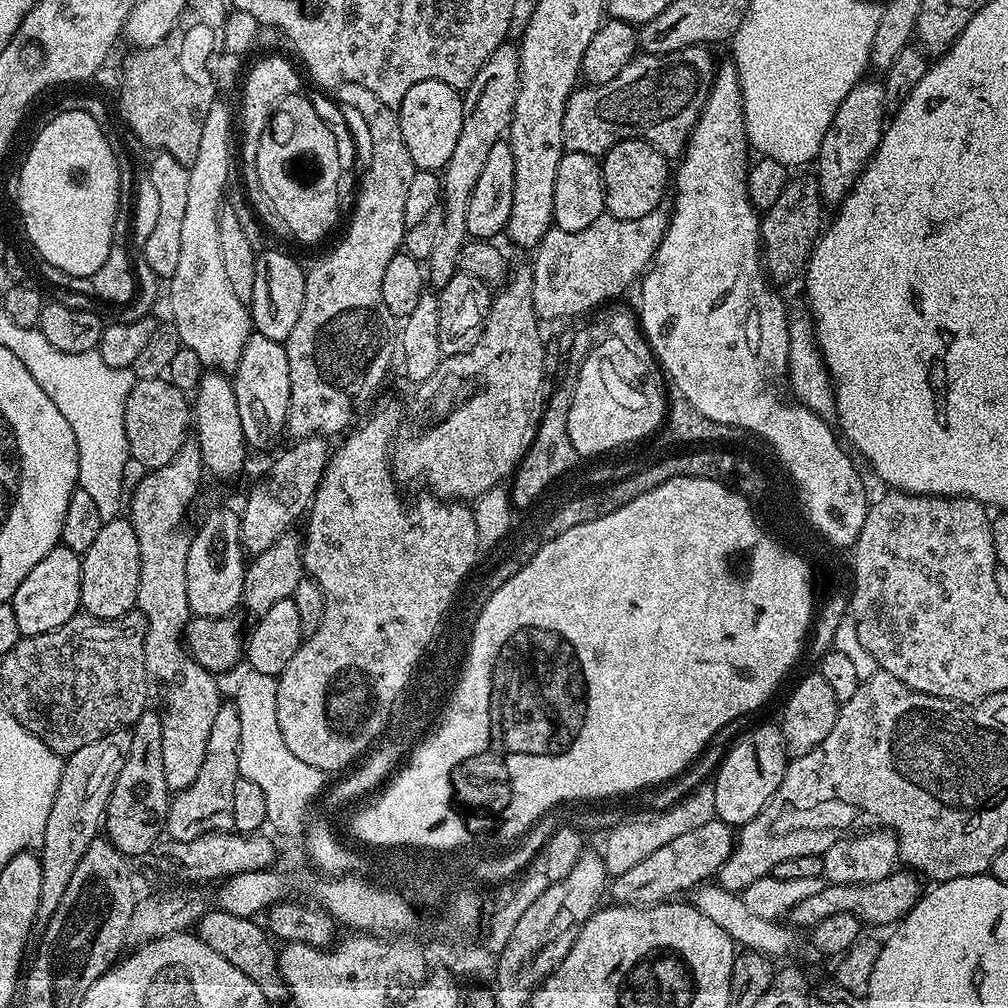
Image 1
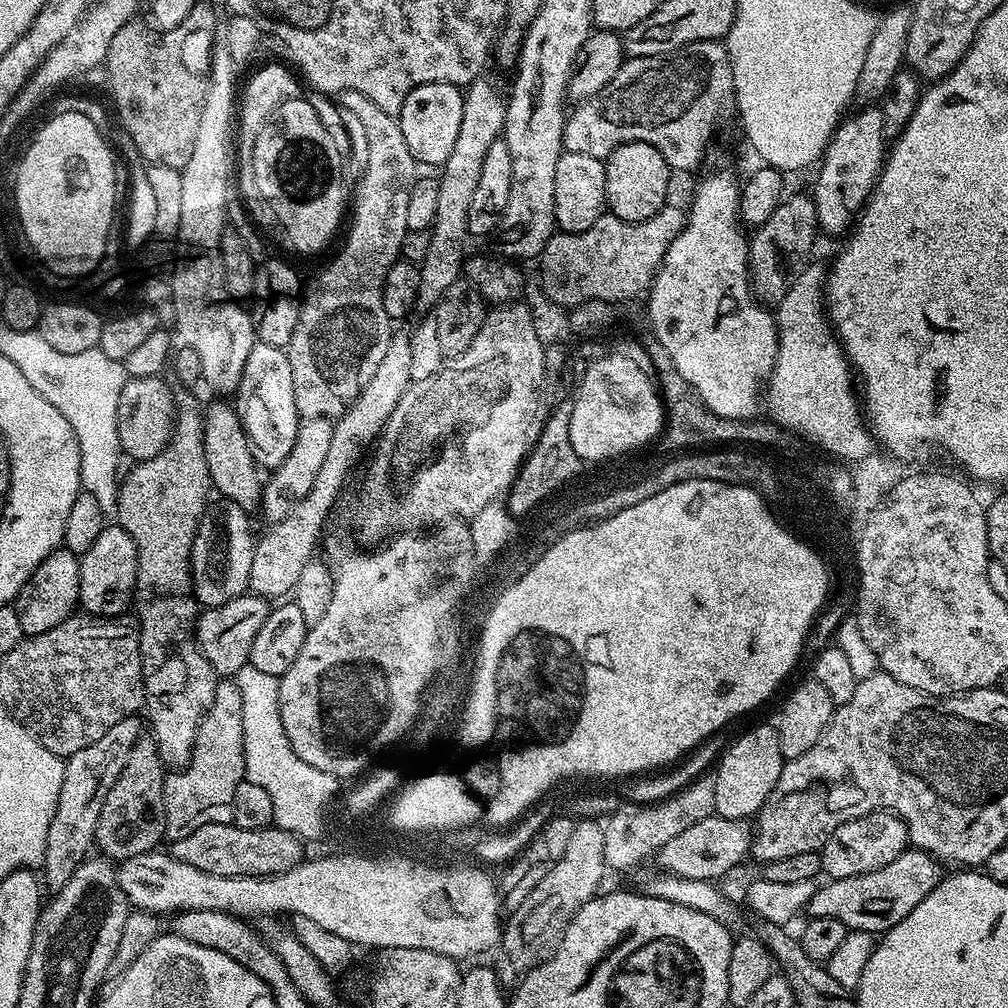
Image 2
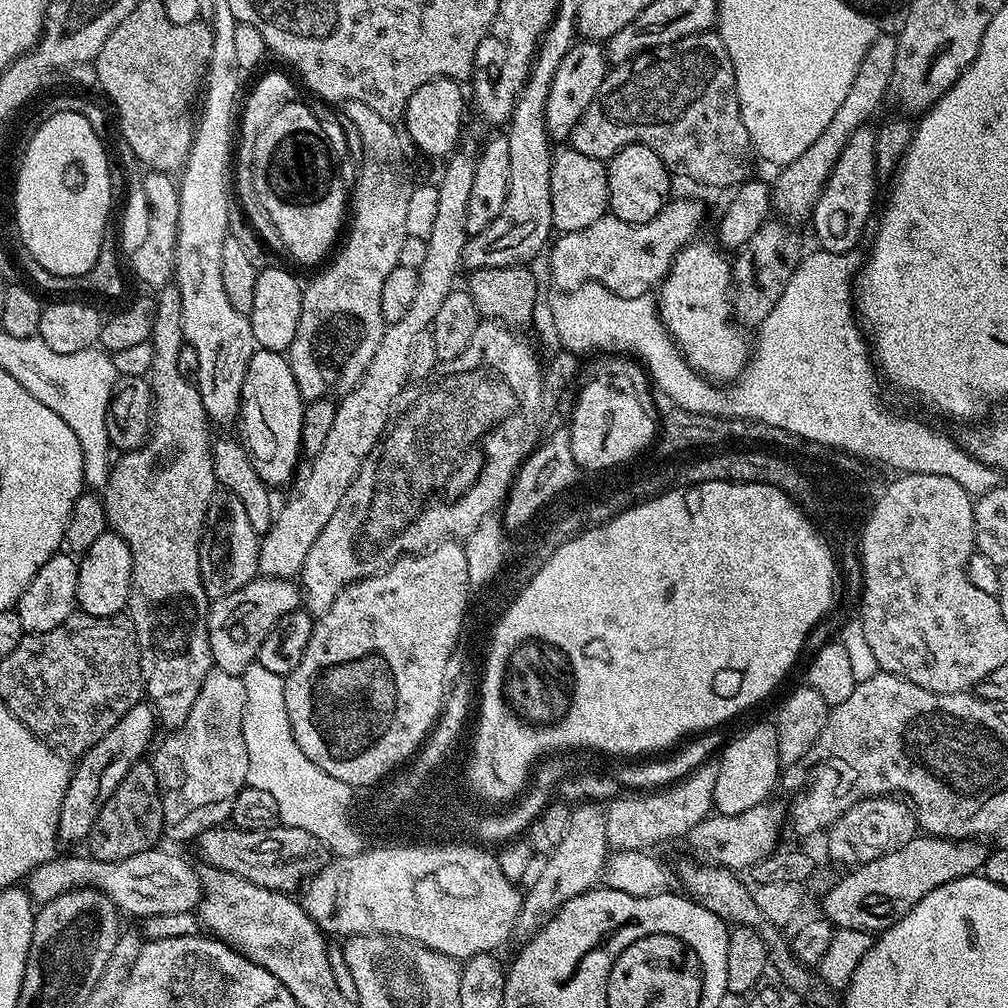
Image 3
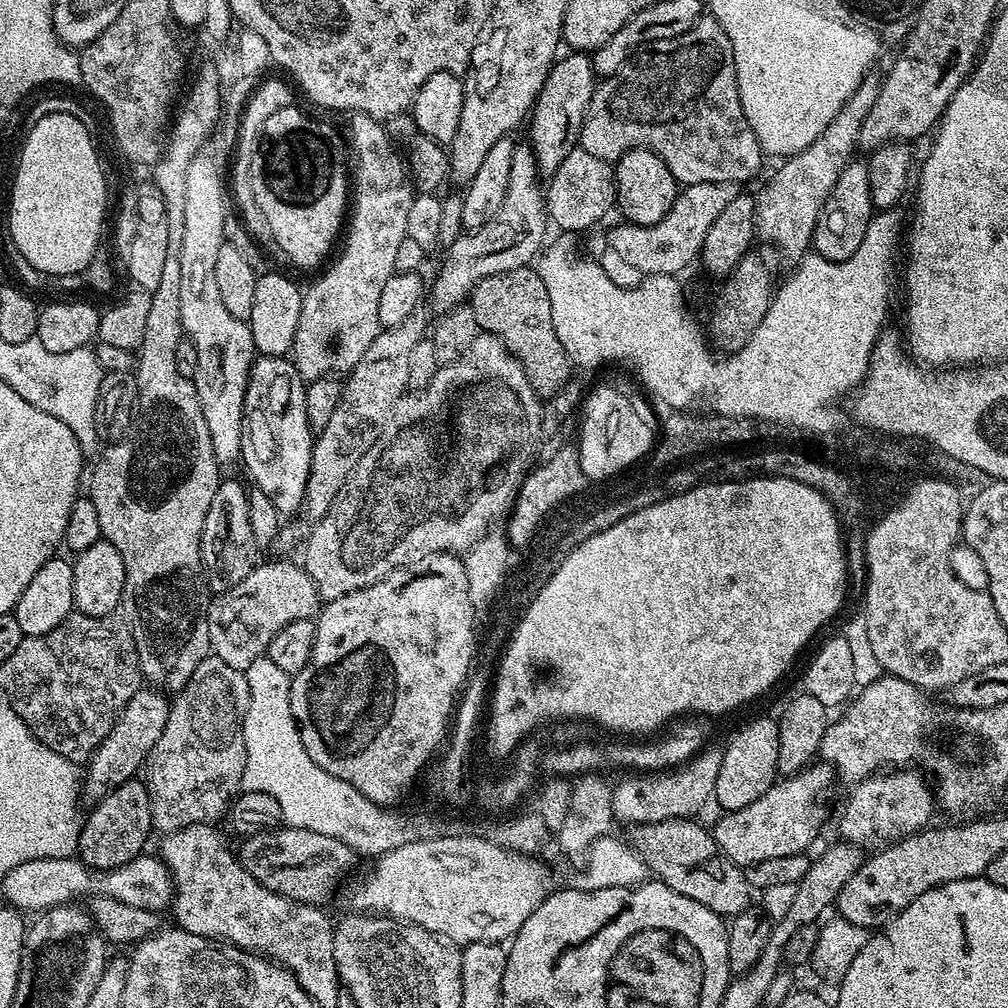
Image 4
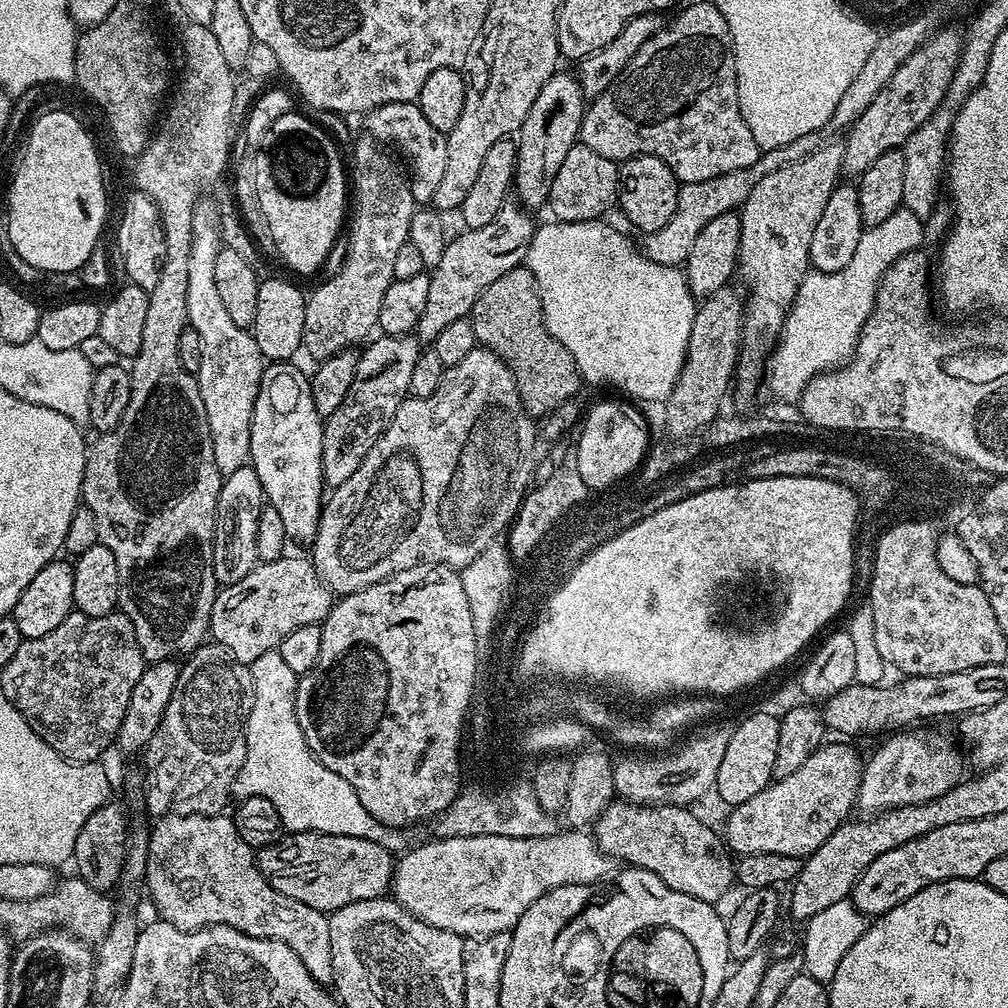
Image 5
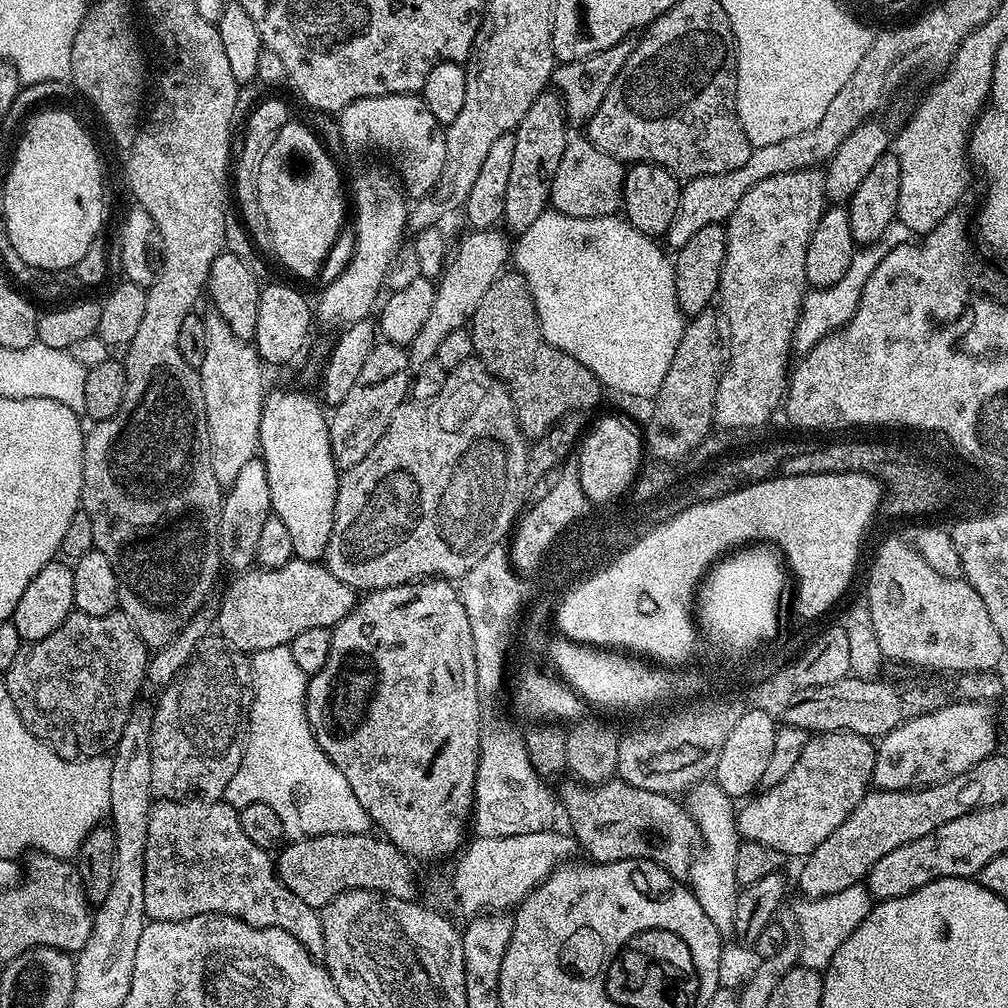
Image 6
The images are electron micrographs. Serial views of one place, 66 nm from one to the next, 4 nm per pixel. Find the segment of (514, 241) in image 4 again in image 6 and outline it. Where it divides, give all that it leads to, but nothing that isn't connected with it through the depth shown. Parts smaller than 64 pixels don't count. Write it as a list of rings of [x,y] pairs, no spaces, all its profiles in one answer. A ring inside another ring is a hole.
[[[472,230],[467,234],[469,236],[457,246],[453,256],[451,253],[439,280],[435,281],[434,307],[431,308],[430,314],[426,317],[422,330],[418,330],[414,342],[406,345],[408,362],[413,369],[426,366],[426,362],[436,359],[438,345],[452,331],[465,327],[471,321],[478,302],[482,302],[482,294],[486,294],[486,290],[490,290],[490,286],[494,286],[496,279],[504,275],[509,267],[510,240],[508,244],[507,238],[509,239],[509,237],[503,231]]]

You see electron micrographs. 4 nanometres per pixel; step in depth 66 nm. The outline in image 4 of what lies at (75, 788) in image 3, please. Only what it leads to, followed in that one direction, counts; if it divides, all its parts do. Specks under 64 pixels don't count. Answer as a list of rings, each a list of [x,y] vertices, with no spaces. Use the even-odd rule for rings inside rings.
[[[148,686],[141,688],[130,698],[130,702],[124,707],[124,711],[116,725],[110,730],[108,737],[101,742],[99,748],[92,753],[90,763],[87,765],[86,788],[96,795],[103,797],[109,791],[110,786],[124,783],[125,780],[135,777],[136,772],[145,767],[150,750],[158,738],[162,738],[162,730],[166,730],[166,718],[170,714],[170,700],[166,695],[155,692]]]

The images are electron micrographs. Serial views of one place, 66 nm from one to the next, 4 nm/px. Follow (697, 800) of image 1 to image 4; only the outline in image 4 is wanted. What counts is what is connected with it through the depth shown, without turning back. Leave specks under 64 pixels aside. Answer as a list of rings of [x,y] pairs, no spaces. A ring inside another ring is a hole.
[[[708,746],[703,751],[697,753],[689,762],[681,764],[669,771],[658,771],[651,774],[628,774],[625,780],[615,781],[612,784],[612,819],[620,820],[627,826],[638,824],[657,824],[667,820],[686,820],[695,817],[695,812],[700,812],[704,808],[707,800],[711,801],[716,795],[716,783],[718,782],[718,770],[722,768],[722,758],[724,757],[723,747]]]

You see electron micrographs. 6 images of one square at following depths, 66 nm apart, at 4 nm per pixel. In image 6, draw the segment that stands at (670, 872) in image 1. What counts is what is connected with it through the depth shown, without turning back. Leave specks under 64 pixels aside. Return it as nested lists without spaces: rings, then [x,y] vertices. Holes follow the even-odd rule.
[[[821,732],[813,735],[798,757],[798,762],[778,786],[763,789],[747,801],[745,808],[736,813],[736,831],[745,840],[762,842],[762,846],[770,846],[784,853],[785,857],[803,858],[813,852],[846,818],[850,818],[850,810],[862,802],[862,798],[870,790],[872,771],[876,761],[876,744],[869,737],[850,734],[849,732]]]

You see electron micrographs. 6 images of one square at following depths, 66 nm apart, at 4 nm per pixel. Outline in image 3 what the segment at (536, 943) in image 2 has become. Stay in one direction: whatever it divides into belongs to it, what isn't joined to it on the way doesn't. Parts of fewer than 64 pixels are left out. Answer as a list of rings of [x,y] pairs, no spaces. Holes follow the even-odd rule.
[[[577,803],[572,808],[572,817],[556,844],[556,852],[549,851],[544,861],[544,867],[531,881],[532,889],[528,896],[523,897],[520,910],[519,927],[528,930],[535,929],[545,918],[561,908],[570,898],[581,896],[601,879],[602,867],[609,853],[606,838],[605,809],[599,803]],[[552,852],[552,853],[551,853]]]

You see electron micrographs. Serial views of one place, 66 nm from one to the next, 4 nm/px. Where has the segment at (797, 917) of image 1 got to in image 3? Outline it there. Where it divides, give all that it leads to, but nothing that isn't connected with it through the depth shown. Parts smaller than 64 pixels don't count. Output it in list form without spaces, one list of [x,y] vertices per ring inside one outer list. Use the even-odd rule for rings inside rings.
[[[917,834],[906,846],[874,862],[857,864],[840,881],[833,883],[823,893],[824,901],[820,908],[823,919],[836,928],[849,928],[879,934],[894,922],[898,922],[930,890],[938,890],[946,882],[954,882],[963,876],[971,876],[983,869],[990,851],[989,845],[974,840],[947,840],[941,836]]]

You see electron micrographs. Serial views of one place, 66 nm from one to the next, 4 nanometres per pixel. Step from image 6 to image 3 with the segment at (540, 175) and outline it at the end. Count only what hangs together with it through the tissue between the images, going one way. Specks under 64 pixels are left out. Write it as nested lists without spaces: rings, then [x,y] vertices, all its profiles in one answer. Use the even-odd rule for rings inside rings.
[[[581,39],[573,44],[571,50],[558,62],[558,70],[554,70],[554,78],[550,82],[550,90],[546,94],[546,106],[544,107],[544,130],[549,141],[567,141],[571,137],[578,118],[594,102],[594,94],[602,86],[607,78],[610,65],[603,43],[595,40]]]

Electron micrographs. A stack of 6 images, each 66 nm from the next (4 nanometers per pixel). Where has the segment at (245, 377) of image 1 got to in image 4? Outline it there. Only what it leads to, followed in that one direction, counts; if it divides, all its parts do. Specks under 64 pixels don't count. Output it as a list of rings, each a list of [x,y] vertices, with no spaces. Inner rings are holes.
[[[257,355],[252,362],[252,373],[248,375],[248,389],[244,395],[244,421],[242,422],[242,464],[252,475],[252,484],[262,489],[274,502],[281,514],[296,512],[306,500],[308,475],[312,461],[314,428],[308,419],[306,406],[306,380],[296,369],[291,359],[283,356]]]

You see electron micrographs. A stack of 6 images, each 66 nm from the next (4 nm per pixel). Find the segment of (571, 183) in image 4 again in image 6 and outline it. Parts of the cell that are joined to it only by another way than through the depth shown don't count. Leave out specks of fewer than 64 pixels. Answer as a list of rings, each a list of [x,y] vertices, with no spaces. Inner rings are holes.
[[[587,138],[569,139],[566,150],[562,150],[562,162],[558,162],[558,170],[554,173],[550,204],[553,209],[574,218],[598,218],[619,213],[624,198],[625,165],[619,160],[610,158],[610,154],[602,154],[598,146],[594,146]]]

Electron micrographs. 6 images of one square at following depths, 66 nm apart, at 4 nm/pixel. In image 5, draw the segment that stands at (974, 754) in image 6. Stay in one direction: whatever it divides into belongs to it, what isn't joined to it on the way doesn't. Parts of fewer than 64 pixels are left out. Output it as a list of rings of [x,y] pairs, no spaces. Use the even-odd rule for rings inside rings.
[[[908,730],[903,734],[893,735],[891,738],[885,739],[888,740],[884,745],[881,746],[880,749],[877,750],[876,753],[873,754],[872,757],[867,757],[866,763],[864,765],[864,773],[862,774],[862,778],[860,779],[860,793],[856,796],[856,802],[859,808],[859,811],[864,811],[861,813],[864,814],[875,814],[878,812],[884,812],[888,808],[901,808],[902,806],[914,806],[915,804],[925,804],[926,802],[930,802],[934,798],[938,798],[942,794],[946,794],[950,789],[954,787],[955,784],[961,779],[962,773],[960,771],[963,770],[964,764],[966,768],[966,760],[960,757],[960,752],[955,748],[954,745],[951,744],[950,741],[947,740],[944,736],[939,736],[936,732],[912,732],[916,730]]]

